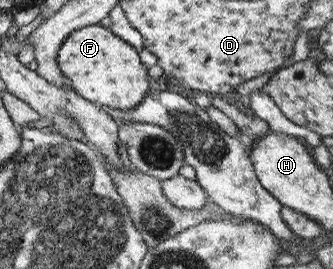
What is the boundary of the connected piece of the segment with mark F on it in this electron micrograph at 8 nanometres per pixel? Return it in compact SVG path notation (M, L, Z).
M101 24L87 25L72 31L71 35L65 39L58 49L57 64L59 69L65 74L72 89L83 99L93 104L103 105L103 107L113 110L130 111L134 109L151 89L147 67L141 62L139 52L124 39L115 35L110 28L105 28Z

